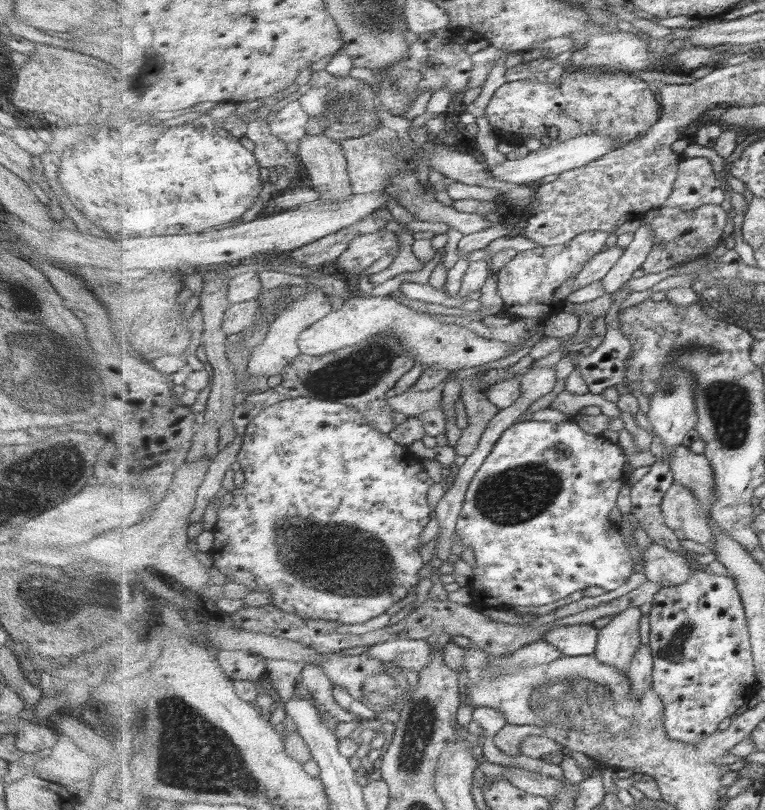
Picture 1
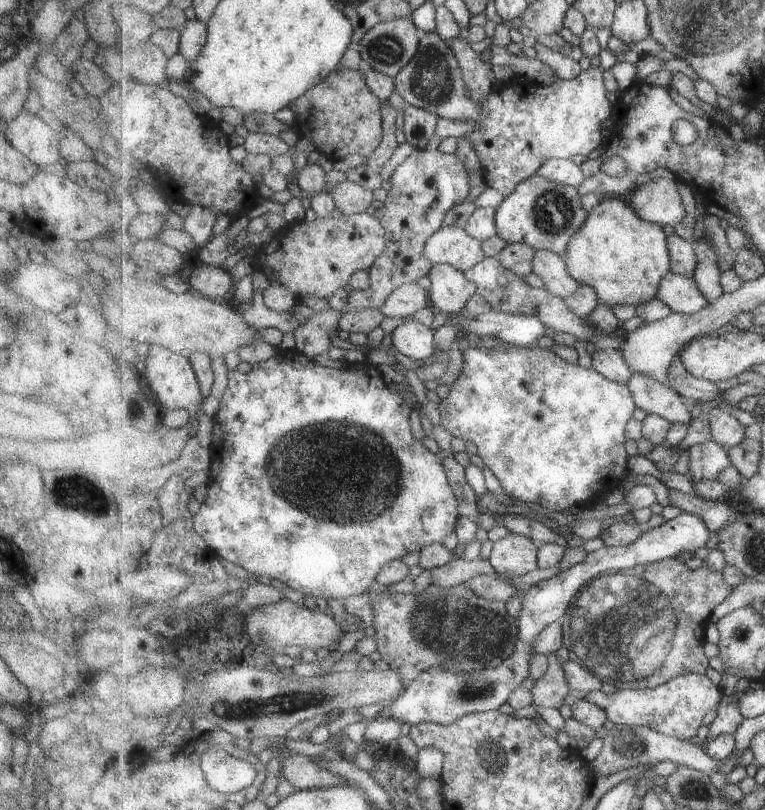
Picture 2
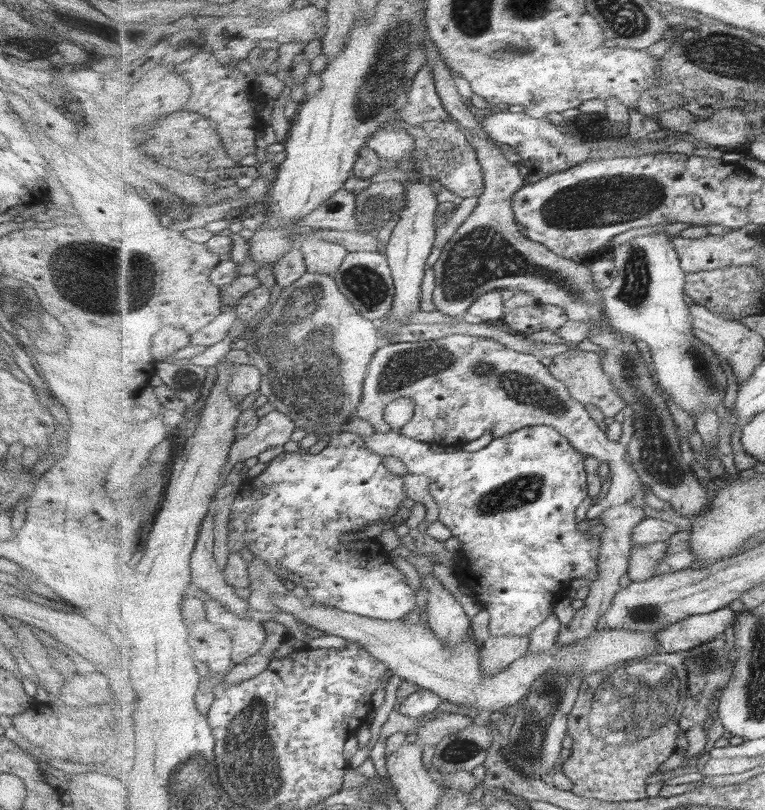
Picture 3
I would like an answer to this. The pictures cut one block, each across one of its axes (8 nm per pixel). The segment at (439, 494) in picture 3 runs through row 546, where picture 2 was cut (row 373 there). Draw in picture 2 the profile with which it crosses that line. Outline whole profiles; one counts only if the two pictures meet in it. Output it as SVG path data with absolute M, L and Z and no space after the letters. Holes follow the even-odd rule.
M469 344L463 352L464 368L460 376L449 386L448 396L439 401L442 426L445 426L454 437L475 444L478 450L477 455L493 472L505 493L513 498L519 498L527 504L539 504L549 510L567 510L571 506L579 509L619 489L631 475L629 466L627 466L627 460L630 458L627 454L627 422L633 418L636 403L630 387L609 380L592 368L585 369L583 366L569 364L559 354L555 354L552 349L540 348L537 345L529 346L529 348L511 345L511 349L509 349L501 346L499 348L484 348L482 345L477 348Z

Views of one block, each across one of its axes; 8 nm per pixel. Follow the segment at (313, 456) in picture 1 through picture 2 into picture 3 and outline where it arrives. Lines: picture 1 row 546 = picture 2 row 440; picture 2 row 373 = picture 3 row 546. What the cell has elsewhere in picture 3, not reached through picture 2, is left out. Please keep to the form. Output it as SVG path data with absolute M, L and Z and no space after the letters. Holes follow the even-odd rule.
M353 431L333 433L327 446L317 454L309 454L301 449L296 452L282 452L273 458L273 460L268 463L267 468L259 475L253 477L251 486L245 486L241 495L237 495L234 499L228 520L228 528L230 528L231 532L228 534L228 547L238 553L243 547L247 547L253 556L255 556L256 562L267 561L270 572L273 572L279 578L286 579L290 586L299 585L305 588L308 595L314 601L334 606L334 608L339 608L350 614L357 614L358 616L375 618L377 620L391 621L406 618L407 613L411 612L417 606L417 598L415 598L416 592L413 592L413 588L409 586L405 574L401 574L401 572L393 566L390 558L391 555L385 553L383 546L381 547L381 544L379 544L375 537L364 536L363 538L357 538L356 536L348 536L350 533L358 533L360 530L365 529L368 526L367 522L373 522L373 520L393 521L393 516L396 516L394 514L401 508L401 502L407 498L402 476L391 472L391 470L387 468L387 464L383 462L383 459L385 459L385 456L381 456L381 454L373 452L371 448L367 448L365 438Z

